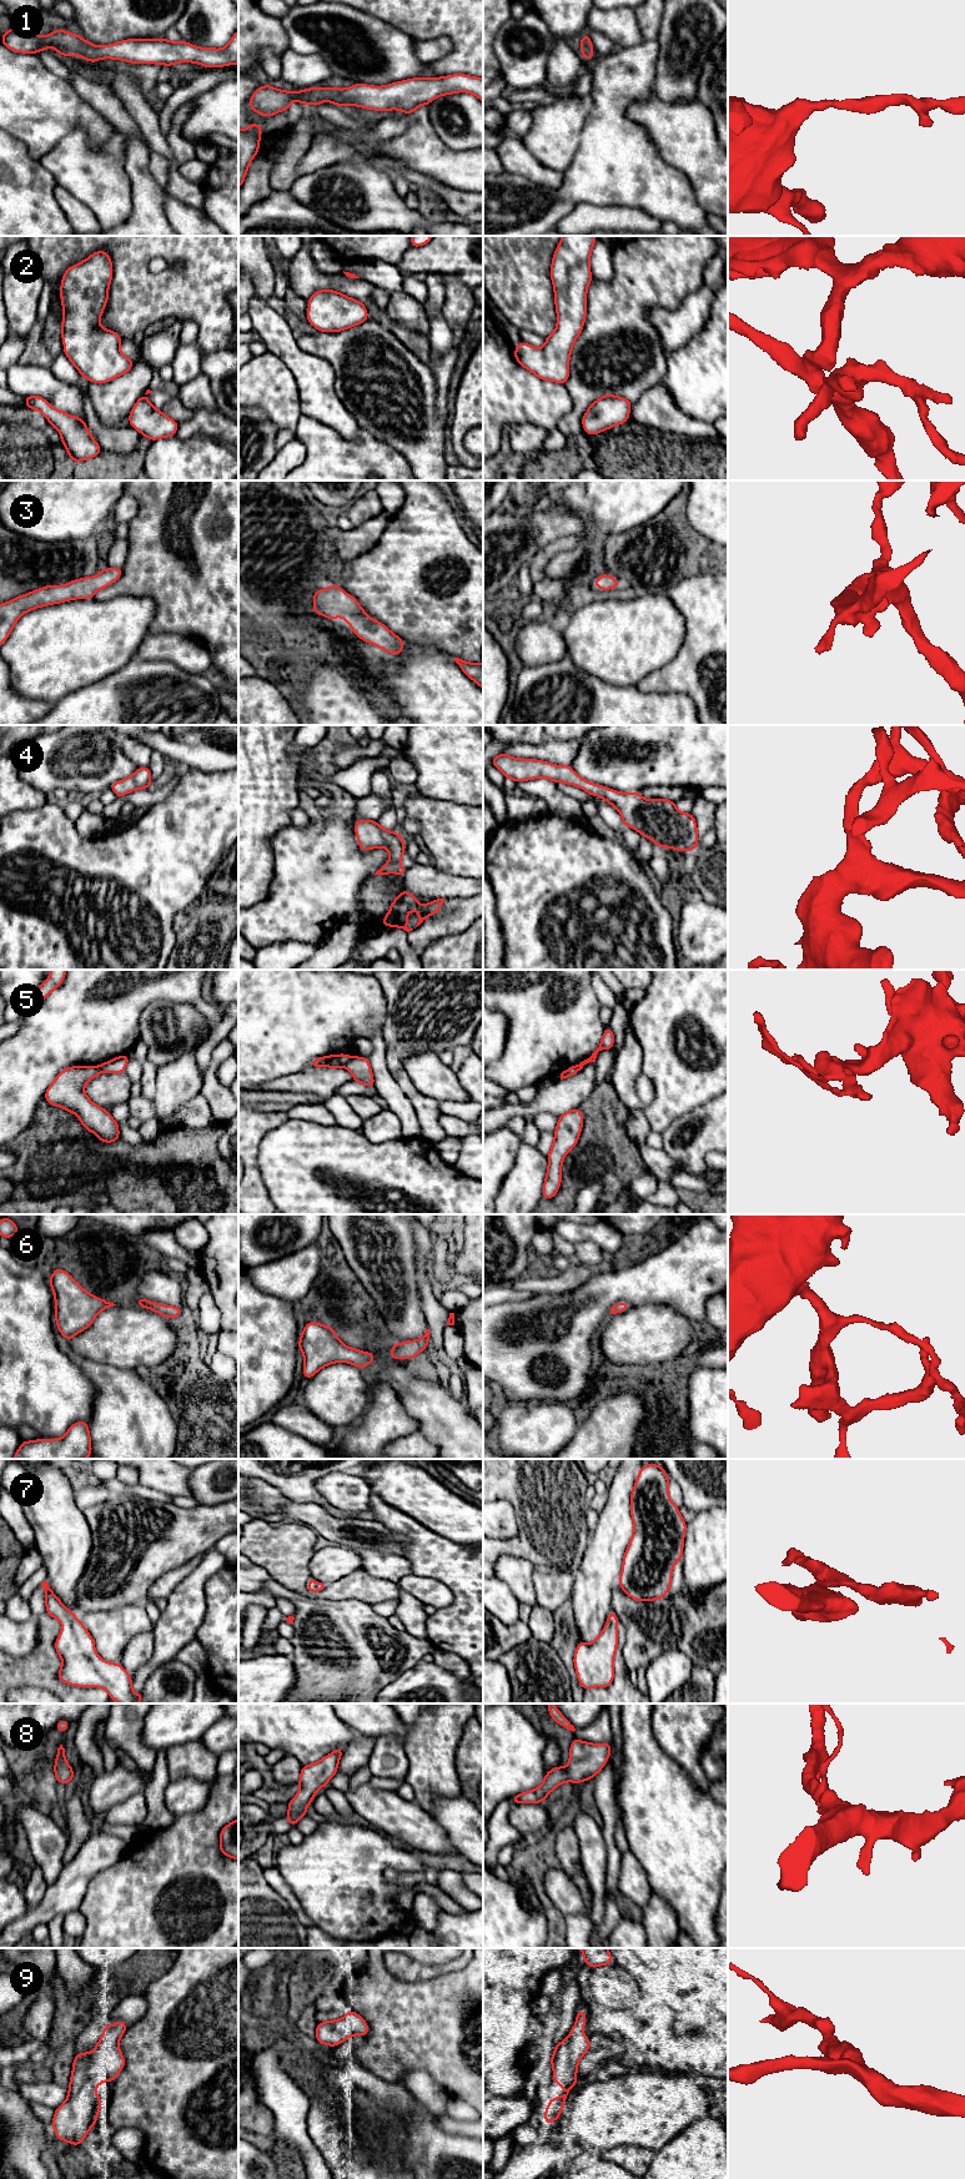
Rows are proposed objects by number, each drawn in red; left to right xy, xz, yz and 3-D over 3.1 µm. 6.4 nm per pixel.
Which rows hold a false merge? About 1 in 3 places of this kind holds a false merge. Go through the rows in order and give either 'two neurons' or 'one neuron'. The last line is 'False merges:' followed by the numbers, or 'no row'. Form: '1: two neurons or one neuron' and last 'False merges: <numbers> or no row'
1: one neuron
2: one neuron
3: one neuron
4: one neuron
5: two neurons
6: one neuron
7: one neuron
8: one neuron
9: one neuron
False merges: 5

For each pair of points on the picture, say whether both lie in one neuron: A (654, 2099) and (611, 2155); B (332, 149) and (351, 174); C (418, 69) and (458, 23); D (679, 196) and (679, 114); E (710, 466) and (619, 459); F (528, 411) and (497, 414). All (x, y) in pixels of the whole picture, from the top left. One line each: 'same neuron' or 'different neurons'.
A: different neurons
B: different neurons
C: different neurons
D: different neurons
E: same neuron
F: same neuron

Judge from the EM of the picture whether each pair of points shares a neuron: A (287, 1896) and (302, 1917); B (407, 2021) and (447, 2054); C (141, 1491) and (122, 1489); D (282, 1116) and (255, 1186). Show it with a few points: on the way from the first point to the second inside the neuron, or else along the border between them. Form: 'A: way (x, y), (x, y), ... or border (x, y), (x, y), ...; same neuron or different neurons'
A: way (292, 1901), (298, 1912); same neuron
B: way (417, 2026), (437, 2044); same neuron
C: way (136, 1490), (127, 1490); same neuron
D: way (262, 1126), (251, 1137), (251, 1166); same neuron

